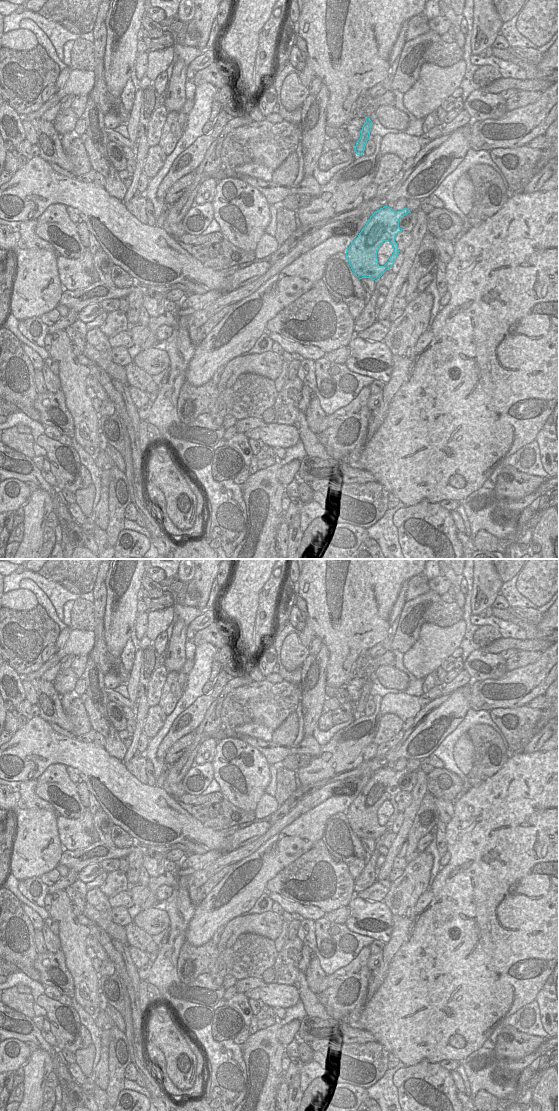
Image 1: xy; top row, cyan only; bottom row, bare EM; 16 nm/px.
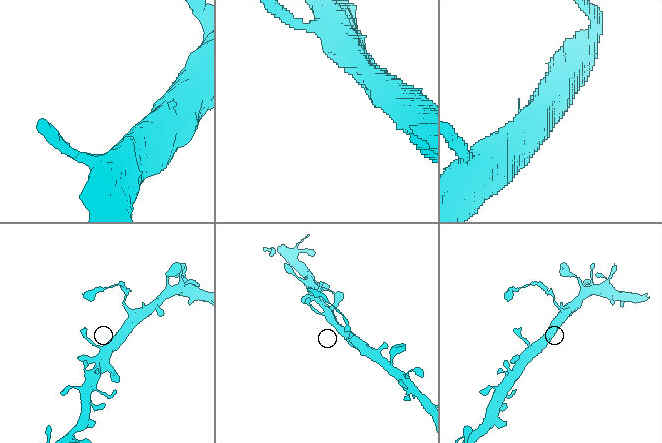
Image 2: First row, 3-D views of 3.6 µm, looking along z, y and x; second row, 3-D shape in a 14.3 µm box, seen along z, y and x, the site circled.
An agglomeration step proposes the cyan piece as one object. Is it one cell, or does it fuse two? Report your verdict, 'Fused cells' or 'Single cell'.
Fused cells

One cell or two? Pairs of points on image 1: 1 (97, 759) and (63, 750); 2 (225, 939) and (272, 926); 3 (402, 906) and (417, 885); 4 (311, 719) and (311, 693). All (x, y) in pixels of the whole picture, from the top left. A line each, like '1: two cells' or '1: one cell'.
1: one cell
2: one cell
3: one cell
4: one cell

